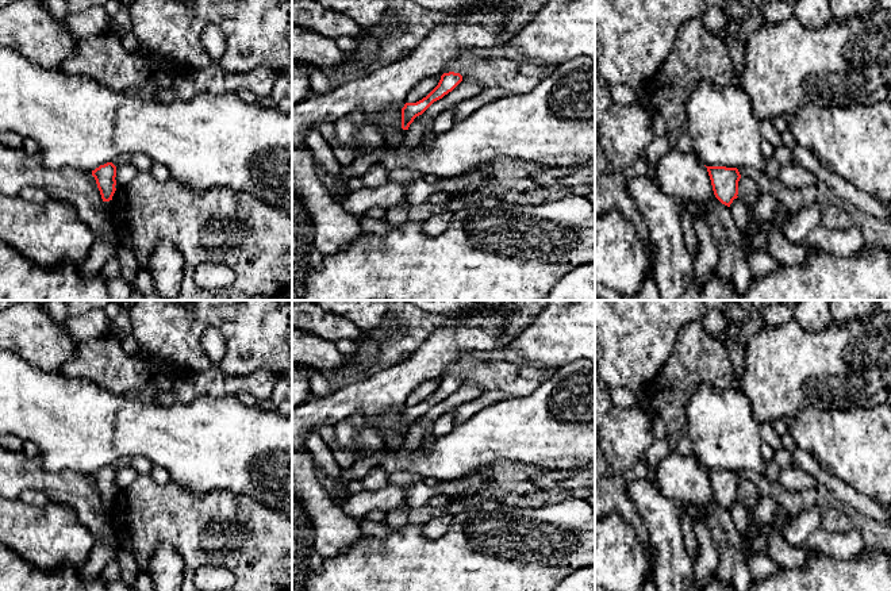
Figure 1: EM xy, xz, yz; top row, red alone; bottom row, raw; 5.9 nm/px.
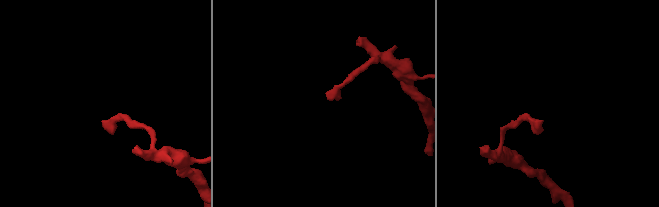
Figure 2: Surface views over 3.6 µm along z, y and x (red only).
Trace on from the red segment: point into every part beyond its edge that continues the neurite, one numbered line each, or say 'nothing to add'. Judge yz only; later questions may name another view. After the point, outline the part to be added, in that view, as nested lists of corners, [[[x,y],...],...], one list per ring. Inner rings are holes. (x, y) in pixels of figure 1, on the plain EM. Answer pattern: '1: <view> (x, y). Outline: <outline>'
nothing to add

